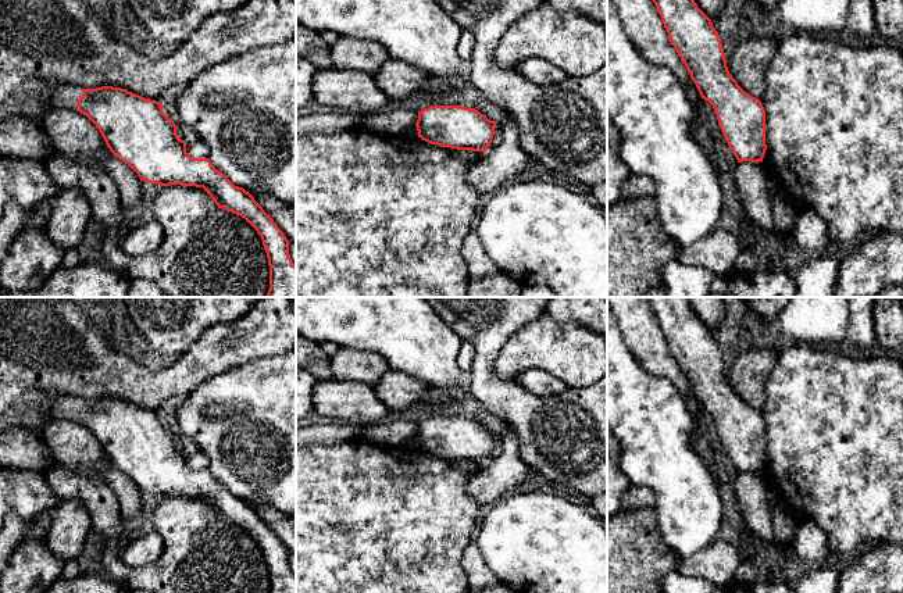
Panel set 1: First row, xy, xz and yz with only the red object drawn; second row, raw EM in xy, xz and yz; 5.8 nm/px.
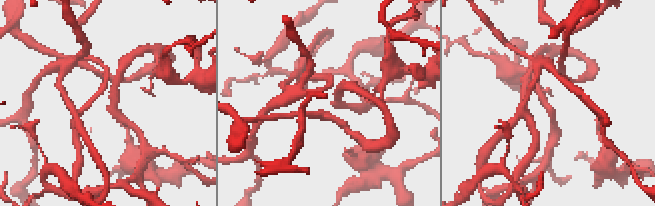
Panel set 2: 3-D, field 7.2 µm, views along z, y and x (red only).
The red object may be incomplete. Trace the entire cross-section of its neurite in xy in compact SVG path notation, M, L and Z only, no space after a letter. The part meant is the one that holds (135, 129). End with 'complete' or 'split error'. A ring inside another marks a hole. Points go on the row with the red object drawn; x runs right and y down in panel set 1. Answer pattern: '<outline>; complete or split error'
M64 83L60 87L47 87L43 93L60 108L86 115L101 133L110 151L128 164L140 181L161 186L203 187L219 208L245 218L260 235L267 253L270 265L267 297L296 297L296 265L289 256L290 243L283 232L249 192L235 186L208 158L193 158L186 153L186 142L178 137L176 125L164 114L163 104L113 86L79 89Z; split error

